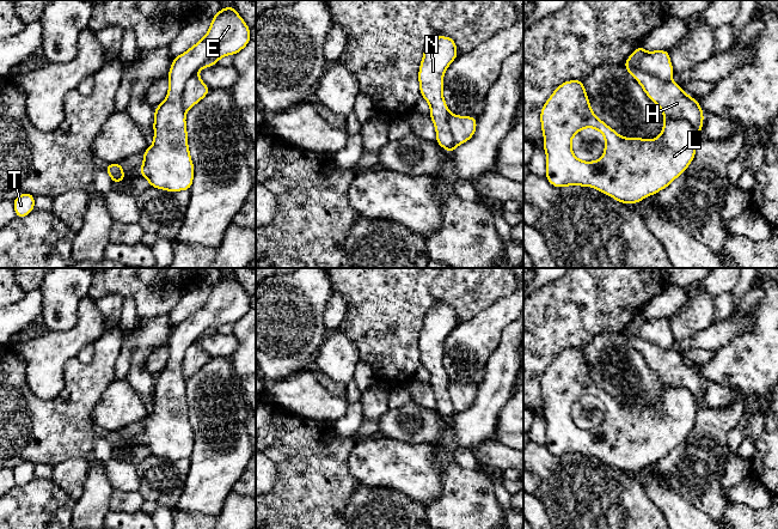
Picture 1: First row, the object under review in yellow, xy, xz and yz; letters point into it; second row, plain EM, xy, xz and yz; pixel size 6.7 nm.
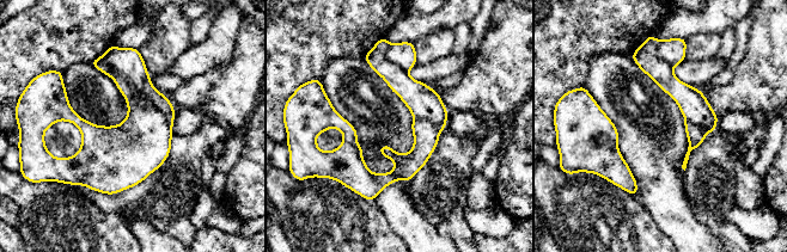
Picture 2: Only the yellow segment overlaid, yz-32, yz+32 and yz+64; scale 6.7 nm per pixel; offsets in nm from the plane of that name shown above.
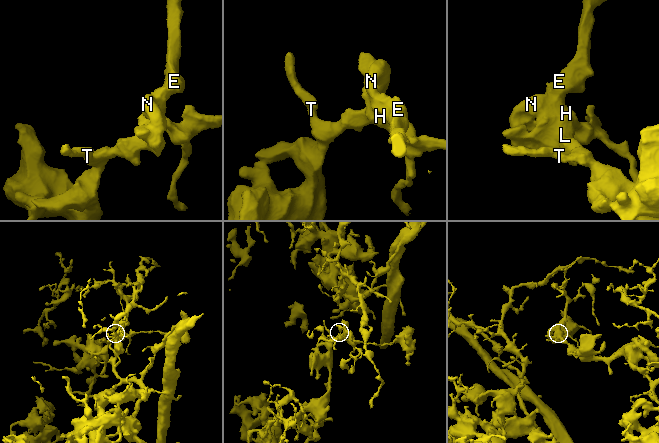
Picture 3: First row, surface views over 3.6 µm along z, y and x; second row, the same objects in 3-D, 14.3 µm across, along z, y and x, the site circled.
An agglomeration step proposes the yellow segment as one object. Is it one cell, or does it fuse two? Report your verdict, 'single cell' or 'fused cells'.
fused cells

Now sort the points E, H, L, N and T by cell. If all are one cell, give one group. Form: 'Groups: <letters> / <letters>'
Groups: E L N T / H

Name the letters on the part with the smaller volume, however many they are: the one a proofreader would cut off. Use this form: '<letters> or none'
H

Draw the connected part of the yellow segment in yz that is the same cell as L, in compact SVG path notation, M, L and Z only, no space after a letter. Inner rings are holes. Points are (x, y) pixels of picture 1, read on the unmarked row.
M582 347L564 349L553 359L540 379L546 448L555 456L592 455L620 472L638 472L647 464L655 463L686 439L693 430L700 403L686 388L663 384L664 393L657 406L623 406L593 381ZM583 396L594 396L605 406L605 419L598 428L583 430L572 420L571 408Z

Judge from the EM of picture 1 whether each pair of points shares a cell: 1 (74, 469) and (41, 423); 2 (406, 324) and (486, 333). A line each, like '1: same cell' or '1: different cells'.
1: different cells
2: different cells

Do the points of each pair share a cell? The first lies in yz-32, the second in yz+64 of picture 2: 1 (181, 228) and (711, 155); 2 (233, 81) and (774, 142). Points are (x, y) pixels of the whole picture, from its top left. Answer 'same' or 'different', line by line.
1: same
2: different

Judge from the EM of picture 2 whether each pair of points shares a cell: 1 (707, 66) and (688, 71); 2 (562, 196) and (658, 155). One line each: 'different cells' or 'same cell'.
1: same cell
2: different cells

